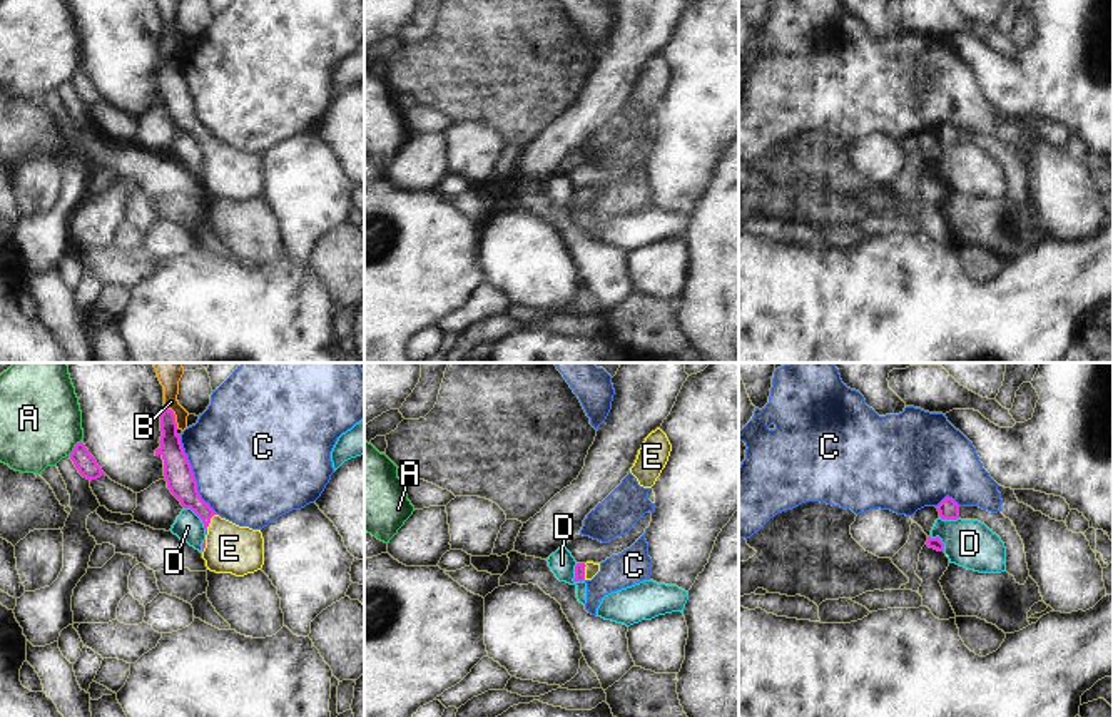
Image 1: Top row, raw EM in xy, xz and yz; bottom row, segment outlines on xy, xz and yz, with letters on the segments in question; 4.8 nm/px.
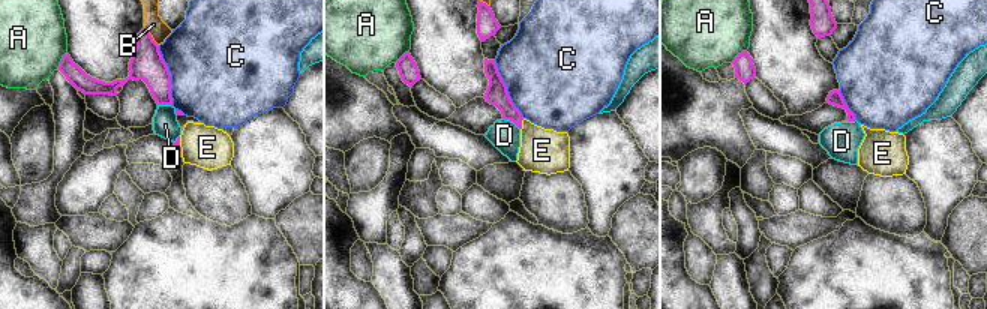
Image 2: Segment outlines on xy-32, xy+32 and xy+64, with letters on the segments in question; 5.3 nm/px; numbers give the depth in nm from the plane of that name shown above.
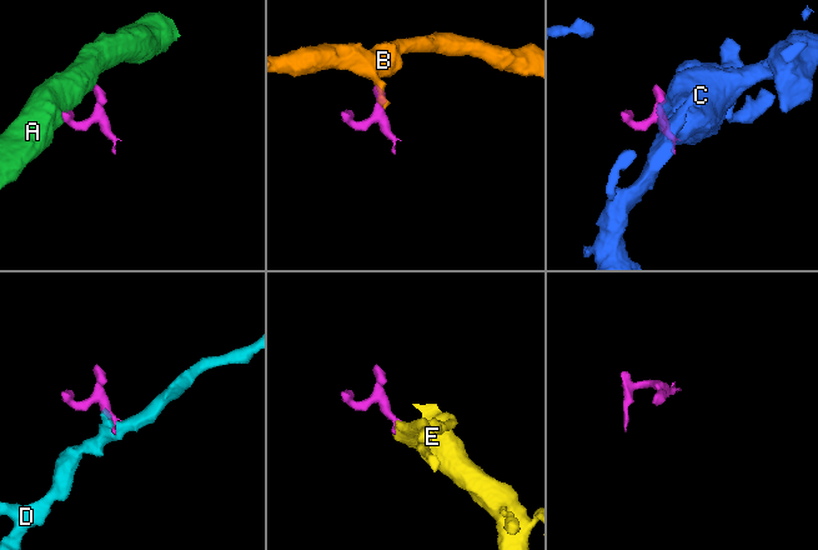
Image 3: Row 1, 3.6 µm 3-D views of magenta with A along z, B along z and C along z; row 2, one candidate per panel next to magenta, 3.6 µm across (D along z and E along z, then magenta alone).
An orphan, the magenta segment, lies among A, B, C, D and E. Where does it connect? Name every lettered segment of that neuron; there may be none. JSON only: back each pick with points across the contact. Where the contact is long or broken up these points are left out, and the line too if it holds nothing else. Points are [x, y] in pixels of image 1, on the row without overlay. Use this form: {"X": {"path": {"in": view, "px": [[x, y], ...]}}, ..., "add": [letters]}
{"E": {"path": {"in": "xy", "px": [[181, 107], [209, 147], [229, 174]]}}, "add": ["E"]}

